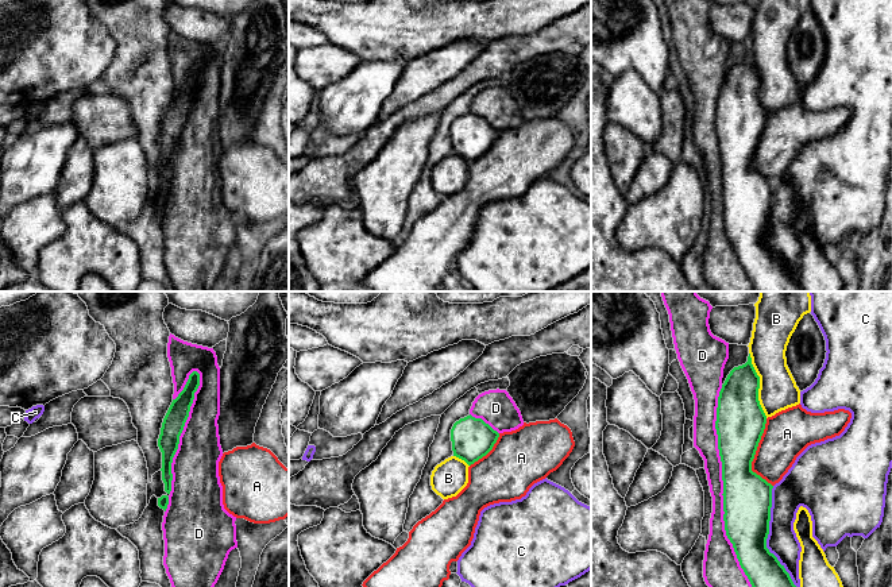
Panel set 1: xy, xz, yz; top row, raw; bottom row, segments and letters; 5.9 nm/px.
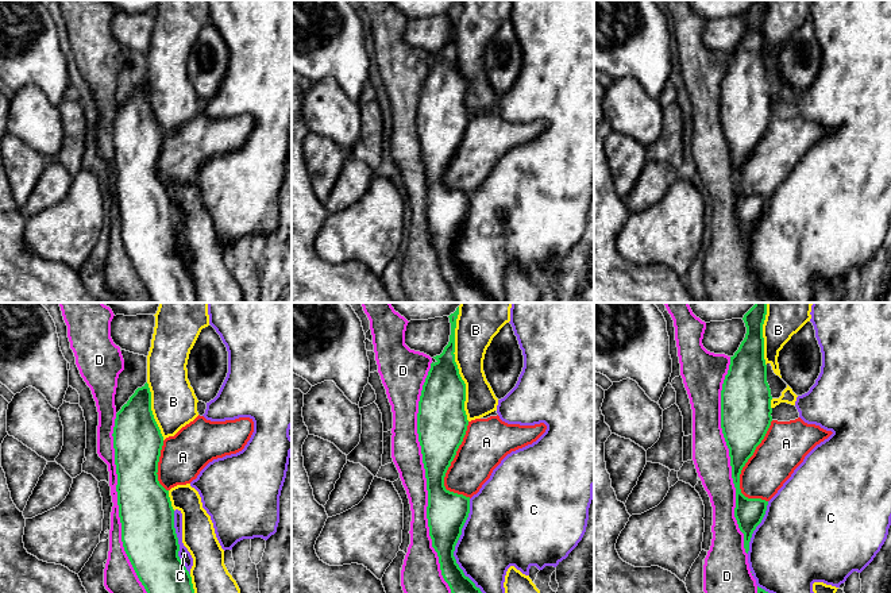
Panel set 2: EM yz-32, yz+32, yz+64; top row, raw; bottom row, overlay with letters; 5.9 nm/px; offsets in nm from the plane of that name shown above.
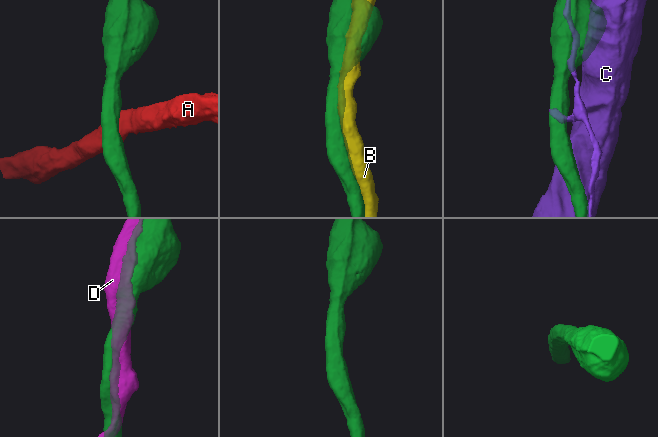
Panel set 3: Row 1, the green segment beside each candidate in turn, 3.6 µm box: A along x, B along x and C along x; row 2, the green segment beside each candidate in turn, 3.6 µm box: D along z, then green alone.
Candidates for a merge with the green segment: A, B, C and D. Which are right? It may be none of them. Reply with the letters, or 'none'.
B

